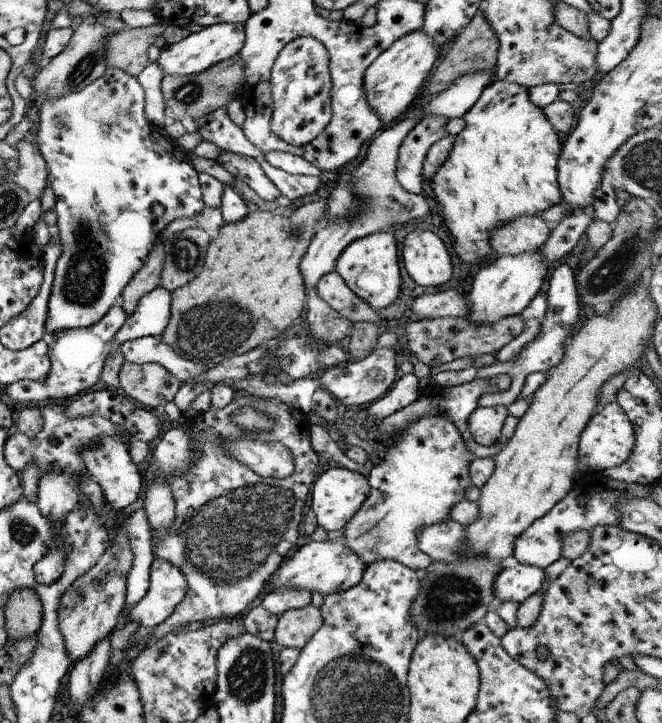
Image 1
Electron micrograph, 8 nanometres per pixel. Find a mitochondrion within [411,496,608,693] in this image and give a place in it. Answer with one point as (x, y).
(448, 598)

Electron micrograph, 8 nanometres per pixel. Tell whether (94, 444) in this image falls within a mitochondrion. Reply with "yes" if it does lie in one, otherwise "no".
no

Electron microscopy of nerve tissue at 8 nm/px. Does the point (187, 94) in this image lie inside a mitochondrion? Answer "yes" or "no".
yes

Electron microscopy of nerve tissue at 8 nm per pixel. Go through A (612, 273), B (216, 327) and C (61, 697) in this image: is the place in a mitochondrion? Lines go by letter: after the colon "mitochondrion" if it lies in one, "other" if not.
A: mitochondrion
B: mitochondrion
C: other

